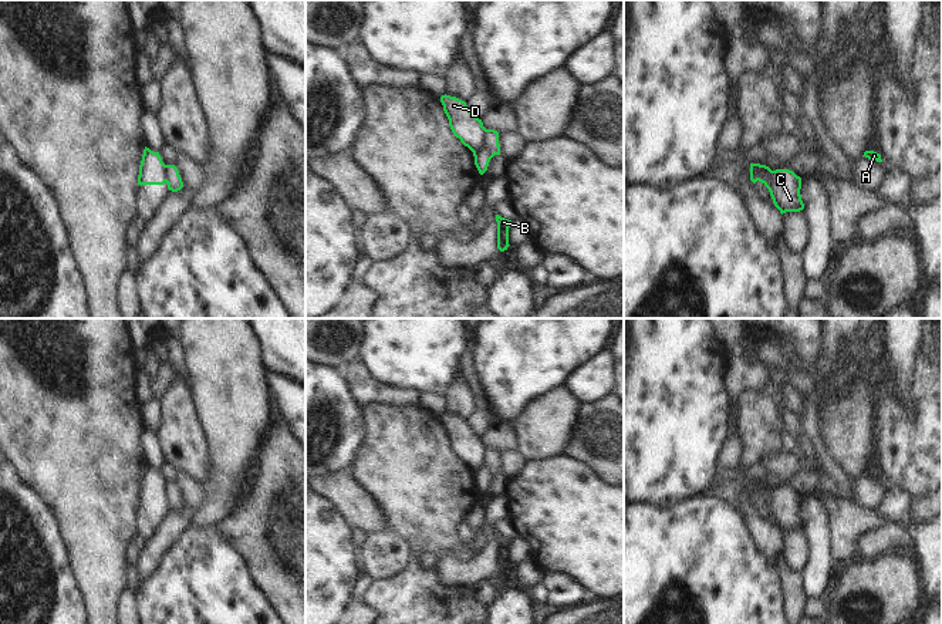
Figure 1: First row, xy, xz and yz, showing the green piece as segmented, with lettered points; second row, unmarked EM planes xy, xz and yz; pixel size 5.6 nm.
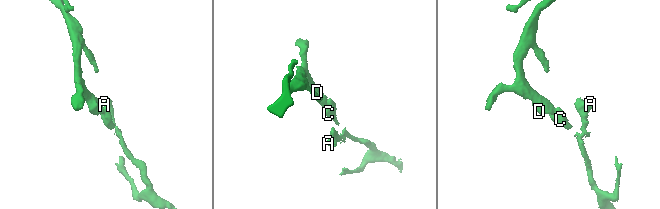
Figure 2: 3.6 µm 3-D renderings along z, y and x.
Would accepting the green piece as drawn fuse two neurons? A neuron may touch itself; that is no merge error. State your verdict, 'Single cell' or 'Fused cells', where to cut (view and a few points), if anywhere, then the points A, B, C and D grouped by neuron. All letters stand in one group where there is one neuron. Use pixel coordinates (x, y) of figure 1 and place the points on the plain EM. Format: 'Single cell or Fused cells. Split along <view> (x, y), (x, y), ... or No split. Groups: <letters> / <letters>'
Fused cells. Split along xz (486, 448), (482, 462), (473, 471). Groups: A B C / D.

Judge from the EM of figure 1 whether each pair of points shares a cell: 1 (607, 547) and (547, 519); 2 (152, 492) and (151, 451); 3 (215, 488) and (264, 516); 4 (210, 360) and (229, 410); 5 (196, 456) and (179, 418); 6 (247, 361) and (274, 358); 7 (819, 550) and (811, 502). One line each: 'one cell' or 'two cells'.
1: one cell
2: two cells
3: two cells
4: one cell
5: one cell
6: two cells
7: one cell

